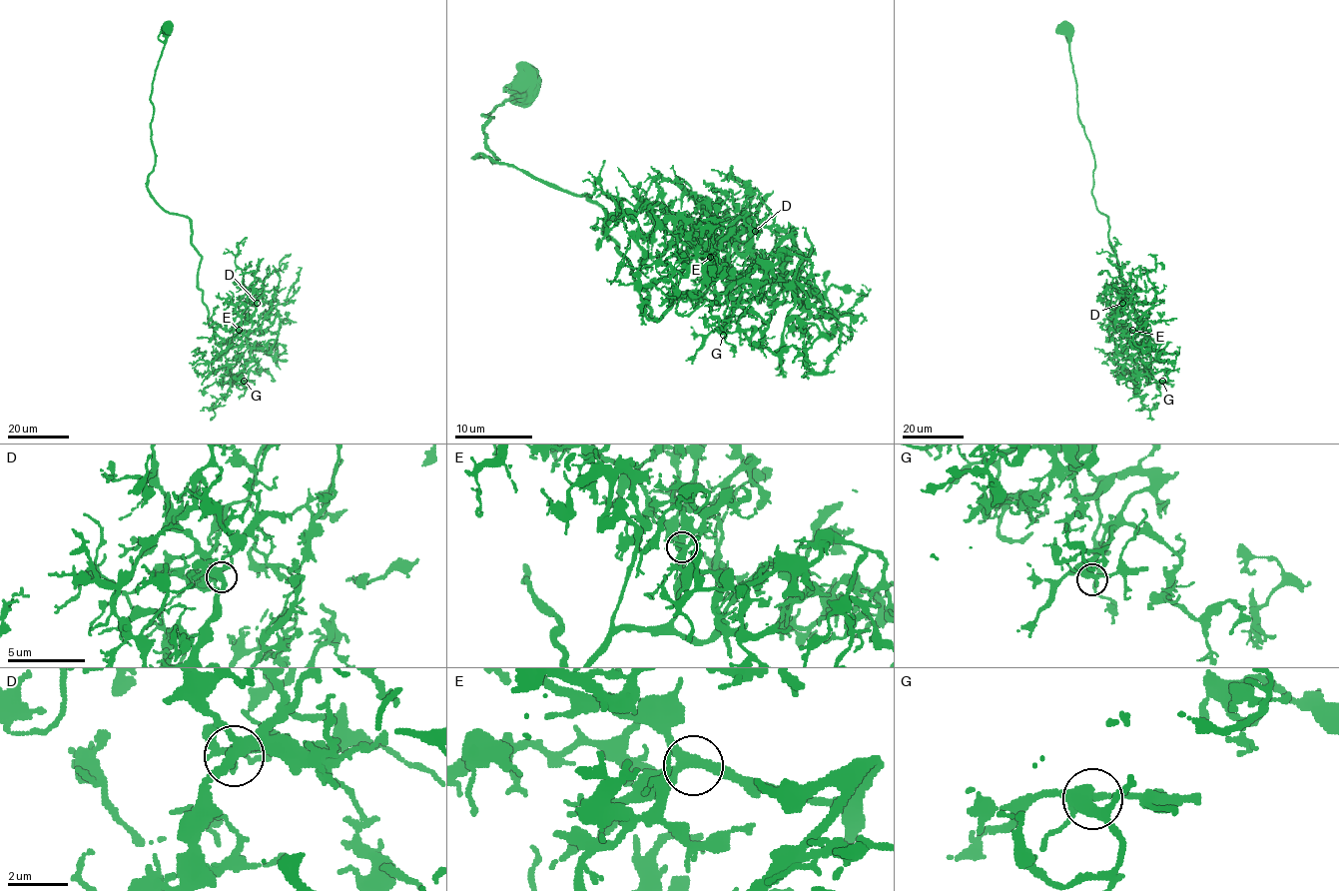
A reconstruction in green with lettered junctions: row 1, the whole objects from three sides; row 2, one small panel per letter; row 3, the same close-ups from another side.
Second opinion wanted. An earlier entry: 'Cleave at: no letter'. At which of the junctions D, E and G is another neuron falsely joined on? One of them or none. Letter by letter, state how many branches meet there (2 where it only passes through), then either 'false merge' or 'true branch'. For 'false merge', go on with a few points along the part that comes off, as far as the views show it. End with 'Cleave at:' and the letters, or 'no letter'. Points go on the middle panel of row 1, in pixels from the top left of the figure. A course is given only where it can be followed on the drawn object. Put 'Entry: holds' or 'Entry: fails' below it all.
D: branches 3; true branch
E: branches 3; true branch
G: branches 3; true branch
Cleave at: no letter
Entry: holds

